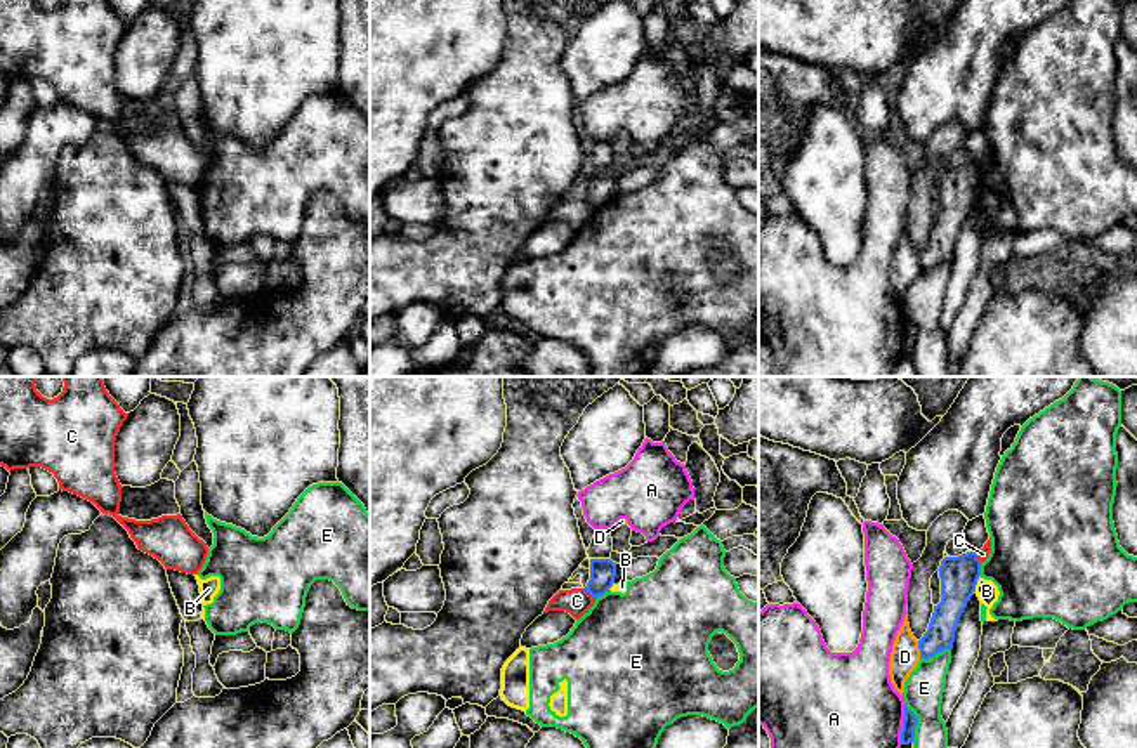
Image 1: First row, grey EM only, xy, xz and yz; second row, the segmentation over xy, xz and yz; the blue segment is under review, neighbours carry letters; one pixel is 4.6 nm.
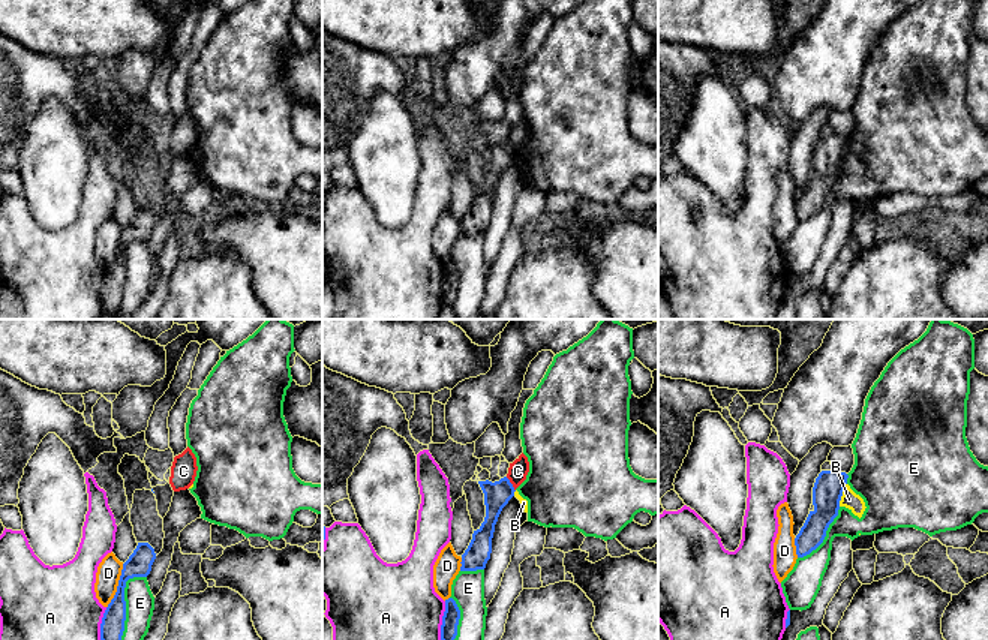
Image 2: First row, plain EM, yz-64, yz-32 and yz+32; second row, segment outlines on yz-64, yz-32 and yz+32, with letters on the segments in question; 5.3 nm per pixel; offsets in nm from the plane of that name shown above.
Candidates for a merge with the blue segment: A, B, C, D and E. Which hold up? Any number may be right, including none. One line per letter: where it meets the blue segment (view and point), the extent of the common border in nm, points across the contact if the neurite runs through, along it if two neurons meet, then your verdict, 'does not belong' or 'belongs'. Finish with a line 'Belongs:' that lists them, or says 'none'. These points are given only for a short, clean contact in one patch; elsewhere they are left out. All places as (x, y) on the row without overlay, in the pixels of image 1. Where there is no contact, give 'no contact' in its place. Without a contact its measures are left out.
A: contact yz (903, 335); length 180 nm; does not belong
B: contact yz (976, 195); length 90 nm; border yz (979, 186), (972, 203); does not belong
C: contact xz (589, 203); length 80 nm; border xz (584, 200), (594, 210); does not belong
D: contact yz (919, 259); length 80 nm; does not belong
E: contact yz (915, 335); length 180 nm; does not belong
Belongs: none

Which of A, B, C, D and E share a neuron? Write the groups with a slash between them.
A / B E / C / D

